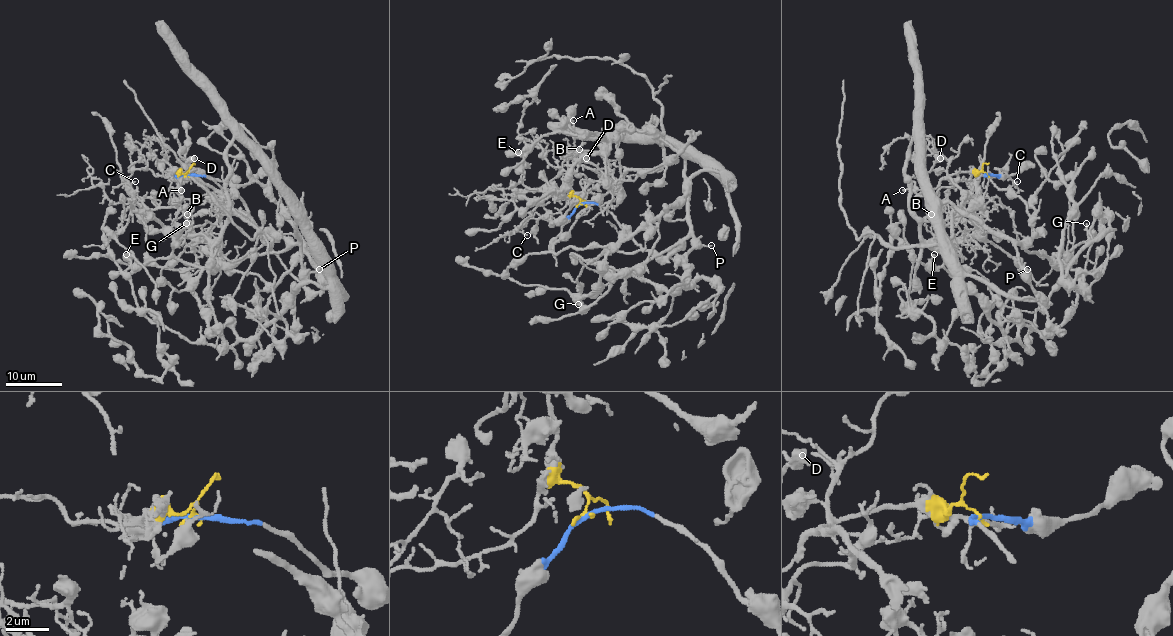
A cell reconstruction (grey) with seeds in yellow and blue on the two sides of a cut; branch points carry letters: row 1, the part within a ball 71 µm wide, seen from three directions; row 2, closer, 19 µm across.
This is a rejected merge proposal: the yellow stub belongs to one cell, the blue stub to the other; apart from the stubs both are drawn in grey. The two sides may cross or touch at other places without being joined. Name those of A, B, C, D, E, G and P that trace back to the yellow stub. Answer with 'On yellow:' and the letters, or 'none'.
On yellow: A, B, C, D

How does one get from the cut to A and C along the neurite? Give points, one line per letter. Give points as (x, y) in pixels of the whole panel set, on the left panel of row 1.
A: (188, 173), (176, 175), (181, 179), (181, 190)
C: (188, 173), (157, 176), (149, 169), (137, 169), (124, 183), (135, 182)

